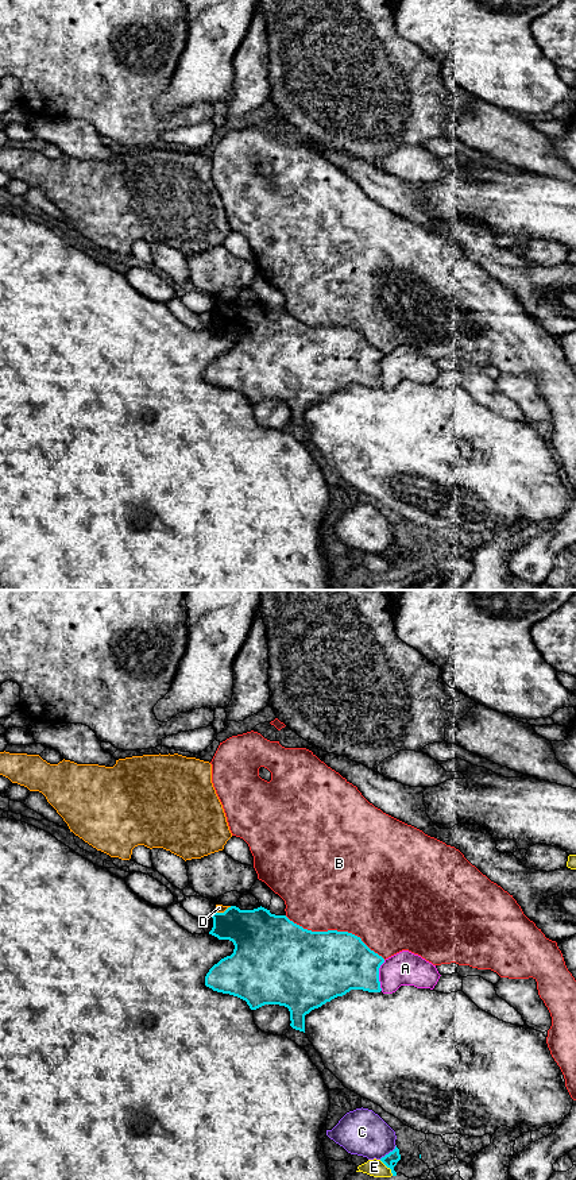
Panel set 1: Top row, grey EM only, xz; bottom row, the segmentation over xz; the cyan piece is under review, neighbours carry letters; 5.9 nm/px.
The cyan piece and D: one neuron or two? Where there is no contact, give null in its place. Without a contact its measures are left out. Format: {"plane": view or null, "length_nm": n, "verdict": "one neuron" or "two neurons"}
{"plane": "xz", "length_nm": 110, "verdict": "two neurons"}

